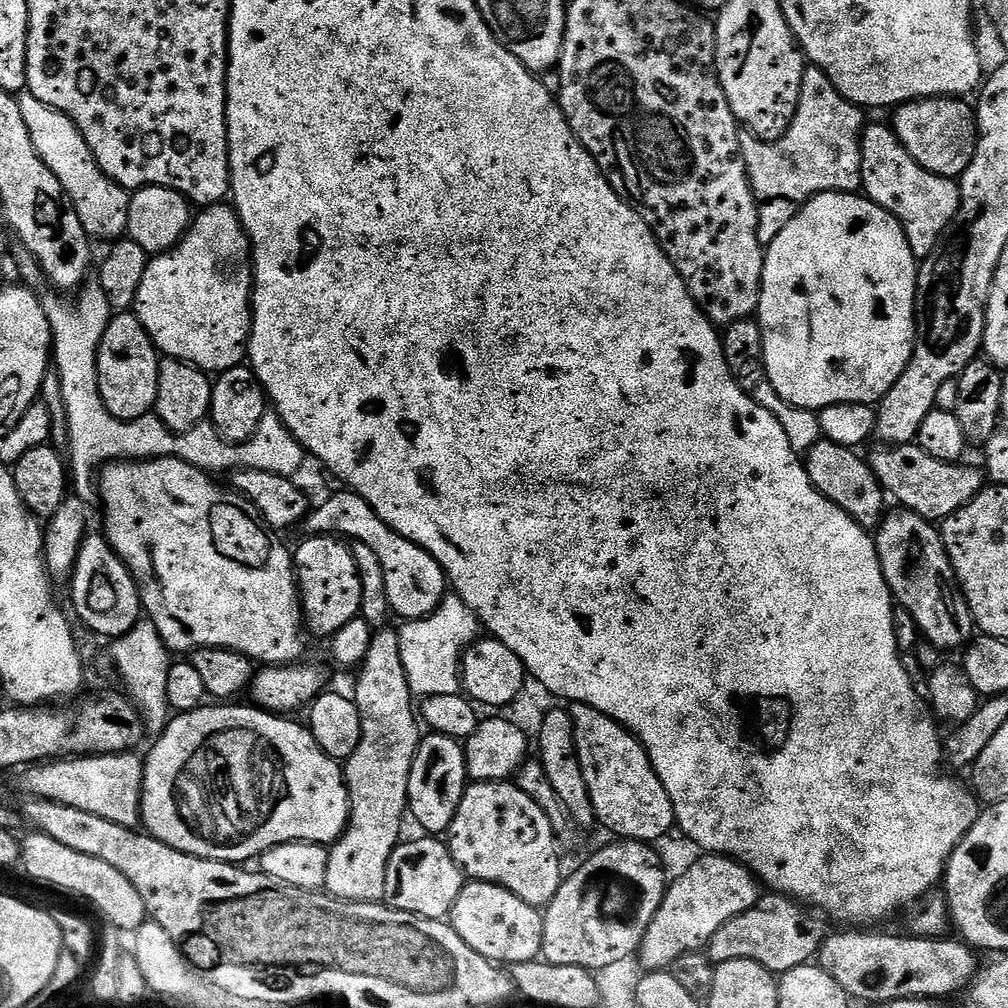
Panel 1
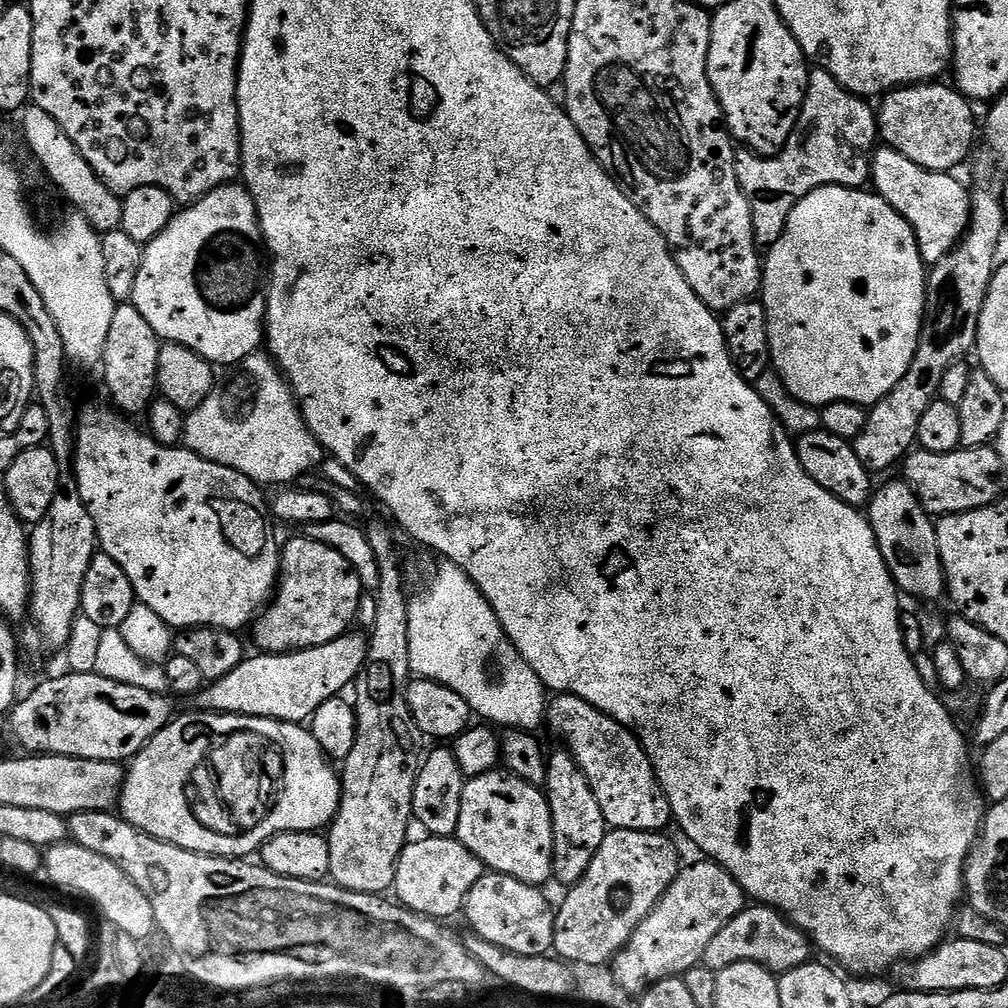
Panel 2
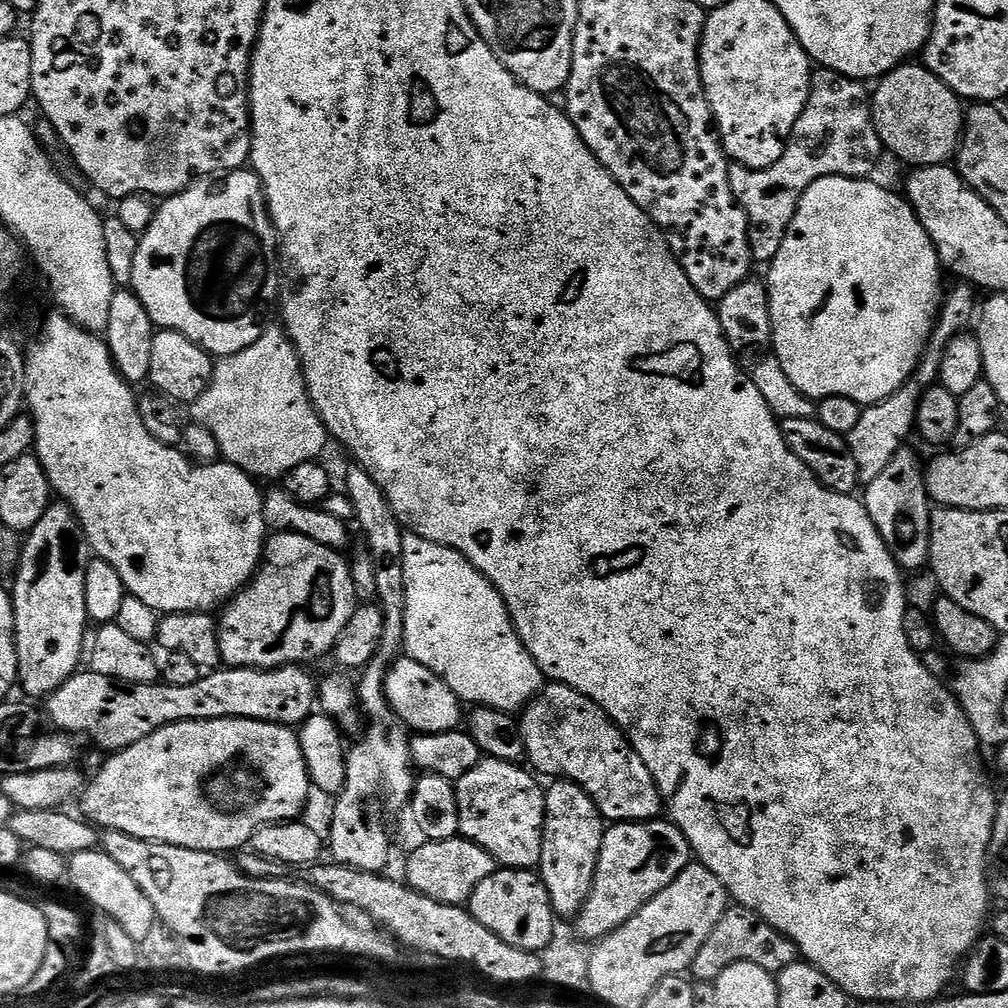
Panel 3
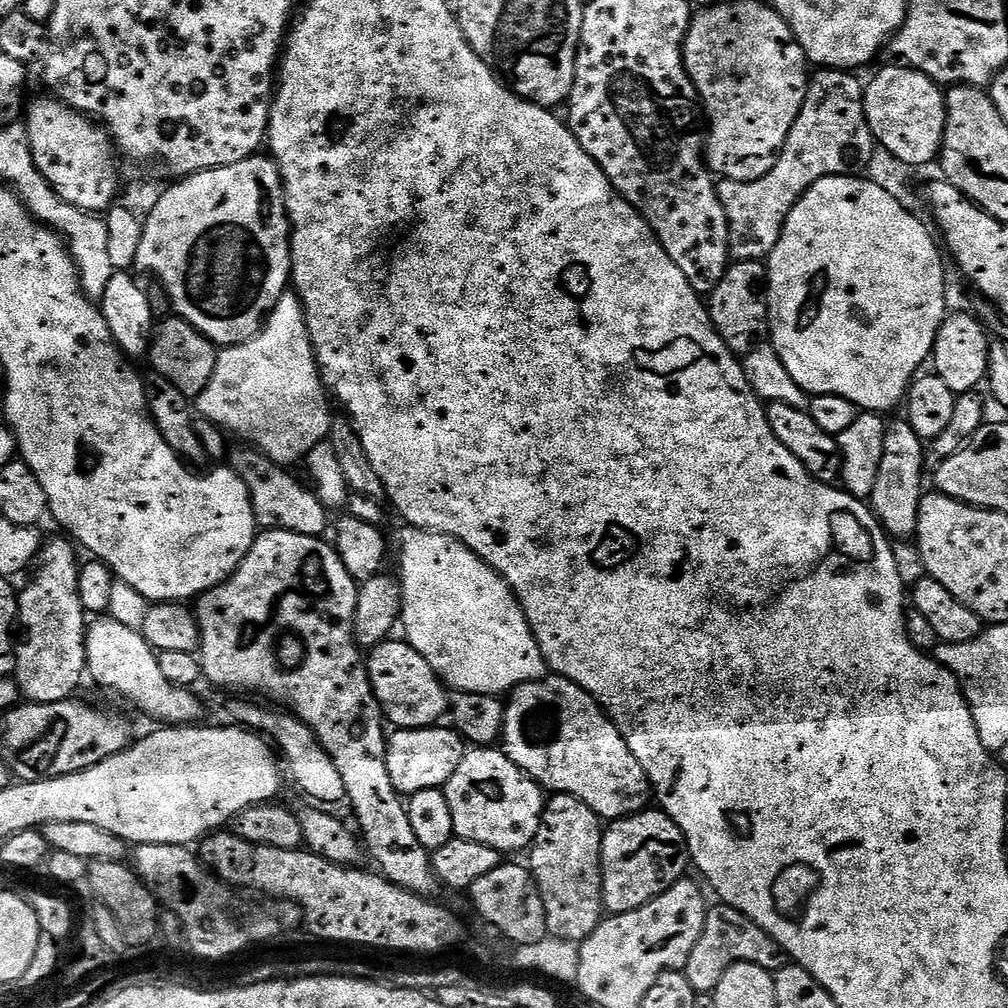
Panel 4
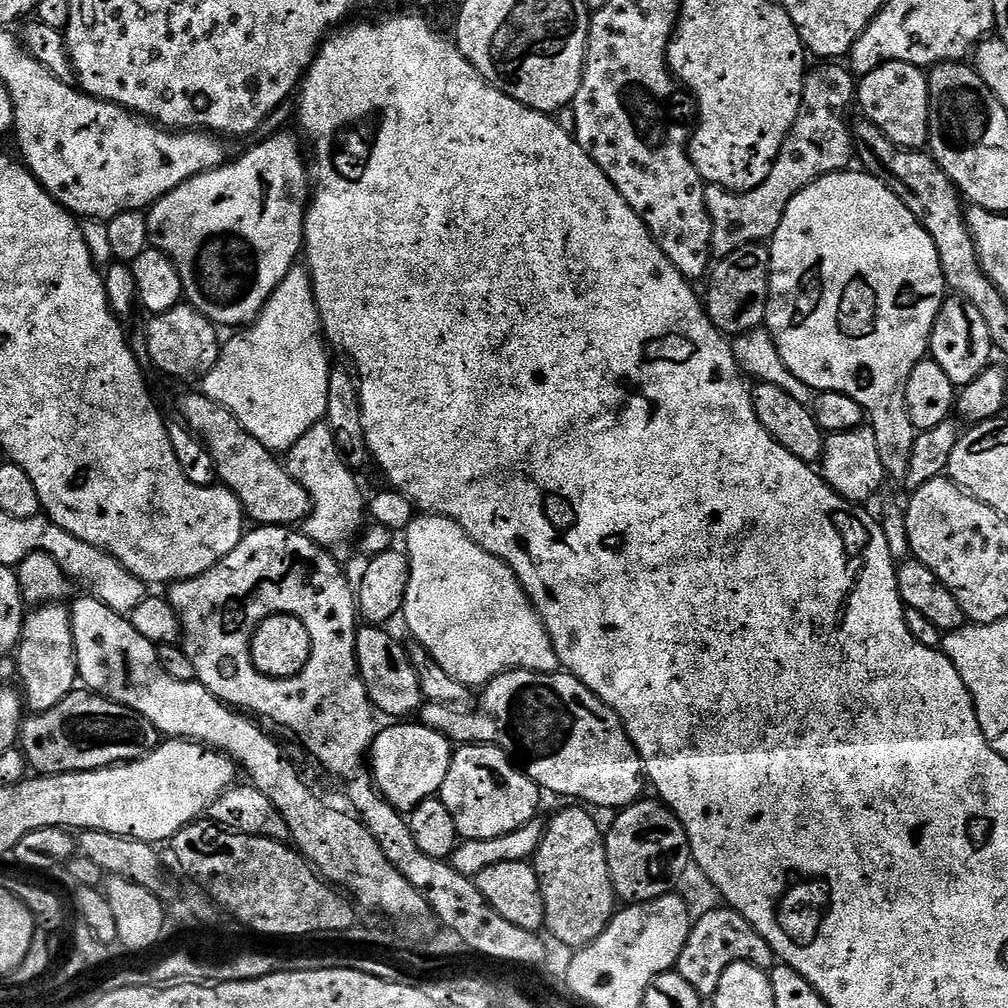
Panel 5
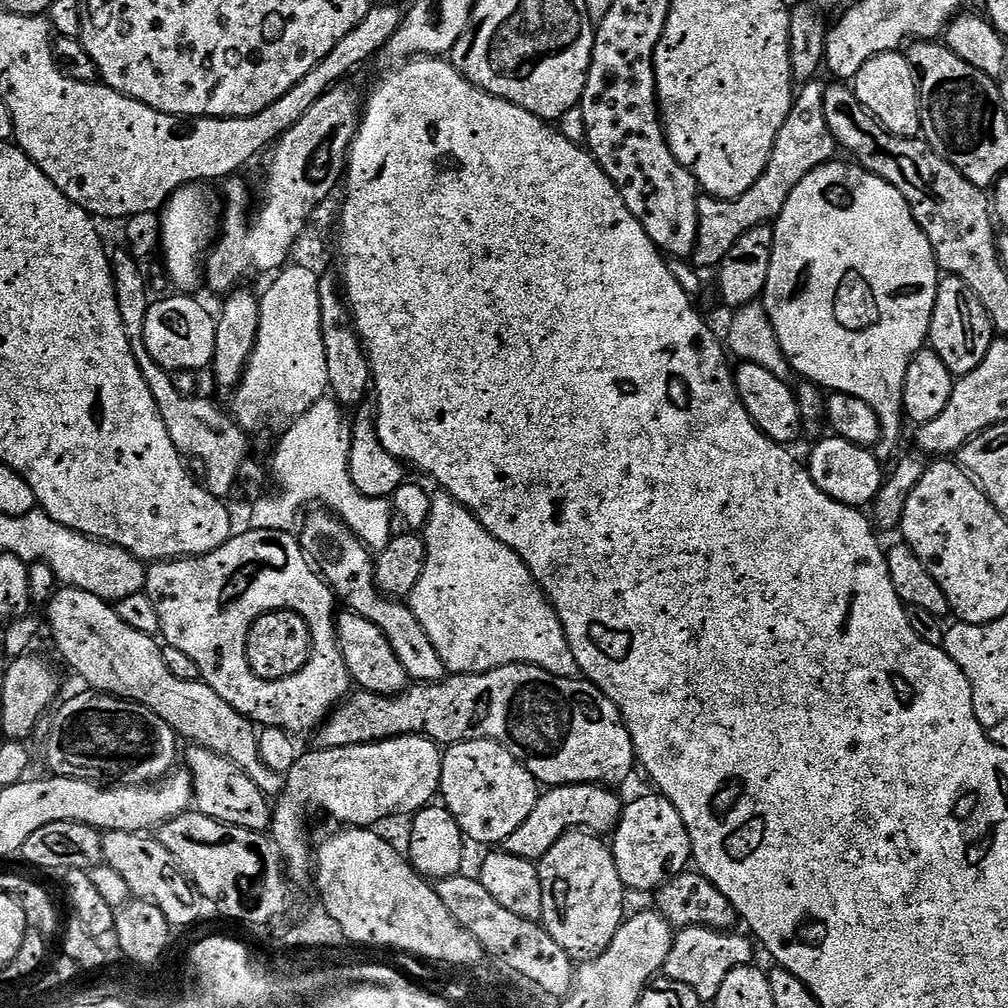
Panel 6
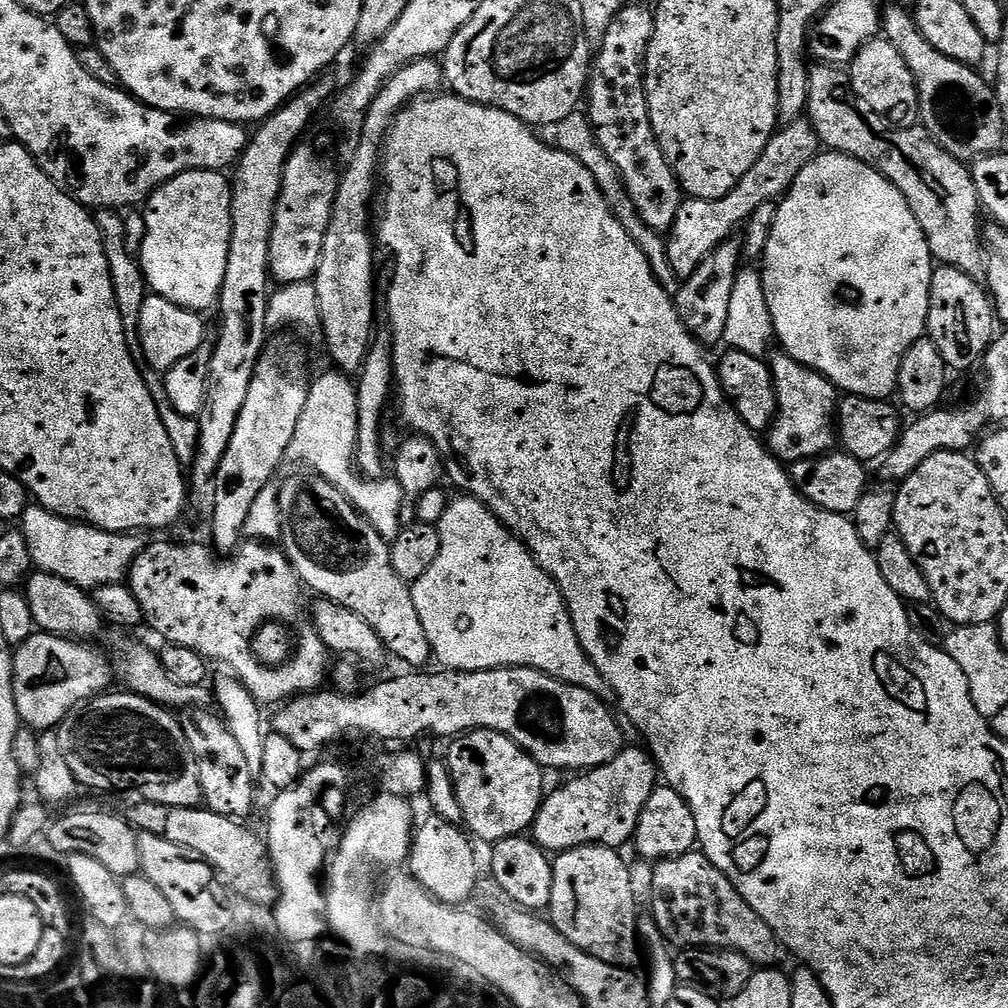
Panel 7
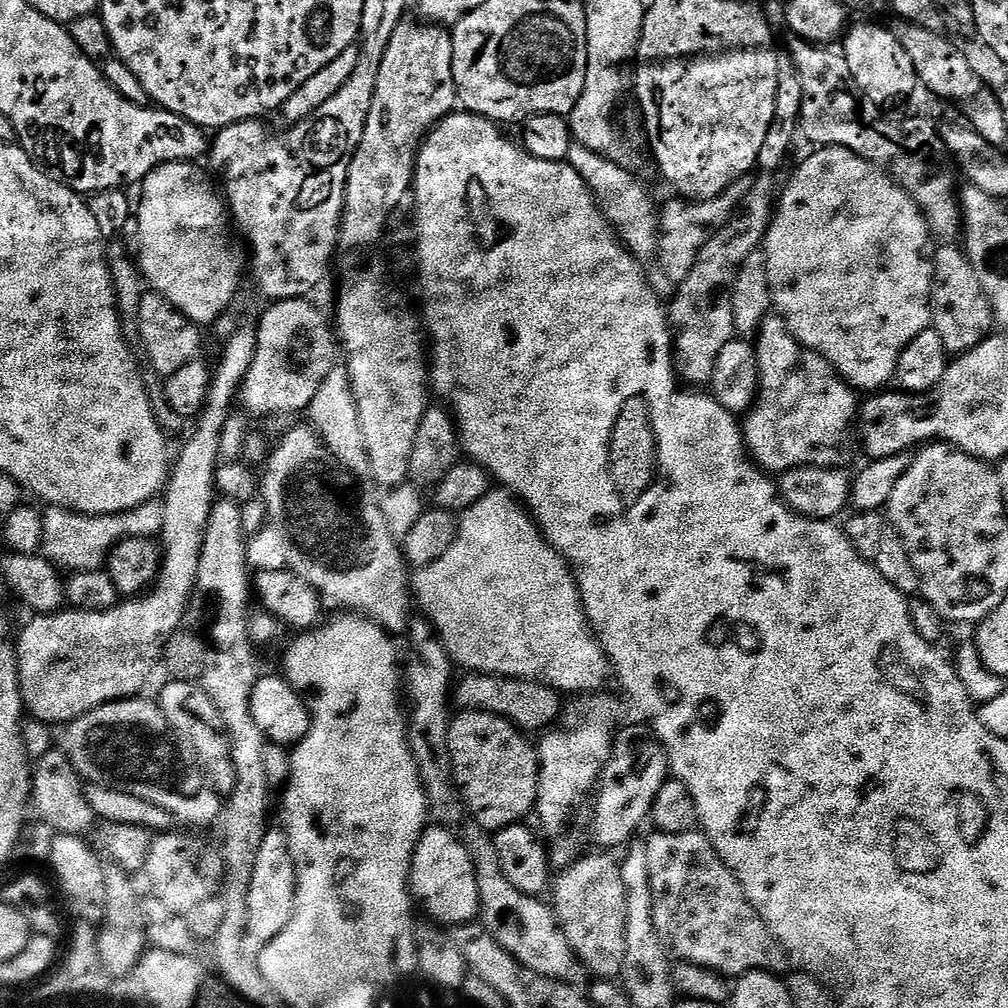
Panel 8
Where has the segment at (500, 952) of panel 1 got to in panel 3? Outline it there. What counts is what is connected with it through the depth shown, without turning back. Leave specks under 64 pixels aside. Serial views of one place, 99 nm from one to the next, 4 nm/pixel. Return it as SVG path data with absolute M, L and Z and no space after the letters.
M501 867L474 890L466 905L469 912L486 930L494 930L502 942L518 946L518 950L540 954L558 936L558 917L552 909L550 894L535 871L526 868Z

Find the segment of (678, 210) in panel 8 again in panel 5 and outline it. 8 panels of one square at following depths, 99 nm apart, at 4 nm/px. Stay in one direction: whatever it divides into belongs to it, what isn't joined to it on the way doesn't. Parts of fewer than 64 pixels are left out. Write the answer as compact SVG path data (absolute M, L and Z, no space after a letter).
M820 62L816 69L804 77L802 102L798 118L784 139L782 150L766 174L766 182L749 192L727 192L722 186L709 184L705 187L706 210L712 223L712 254L719 258L742 250L747 244L764 244L786 214L786 206L806 186L831 172L843 172L854 160L854 141L849 121L844 121L844 112L854 104L854 77L840 62Z

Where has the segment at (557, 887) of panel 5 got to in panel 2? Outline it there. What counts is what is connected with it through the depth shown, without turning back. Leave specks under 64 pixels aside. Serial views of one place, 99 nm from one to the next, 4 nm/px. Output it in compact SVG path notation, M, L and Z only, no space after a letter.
M559 750L547 757L548 769L546 770L546 795L550 814L552 815L552 829L554 830L554 846L552 847L552 875L558 881L561 880L564 886L576 884L586 874L594 854L598 854L598 846L602 846L604 837L610 829L604 815L602 806L598 806L598 798L594 798L594 790L590 782L584 776L584 771L578 766L578 762L572 757L571 752Z

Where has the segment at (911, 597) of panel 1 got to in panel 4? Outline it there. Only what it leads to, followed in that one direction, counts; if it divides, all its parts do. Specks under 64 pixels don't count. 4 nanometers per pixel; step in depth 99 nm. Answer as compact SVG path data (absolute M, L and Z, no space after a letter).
M907 422L889 423L887 430L882 466L878 466L878 482L874 482L870 507L889 537L912 538L918 526L918 506L926 491L926 444Z

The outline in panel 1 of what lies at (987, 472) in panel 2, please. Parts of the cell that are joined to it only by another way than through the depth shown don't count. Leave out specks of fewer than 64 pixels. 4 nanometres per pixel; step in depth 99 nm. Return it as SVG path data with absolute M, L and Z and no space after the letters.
M913 442L896 447L880 446L870 456L872 472L889 497L897 500L897 505L907 511L916 512L925 520L943 522L950 514L954 514L962 506L969 504L986 486L983 471L971 468L968 462L947 464L922 450Z

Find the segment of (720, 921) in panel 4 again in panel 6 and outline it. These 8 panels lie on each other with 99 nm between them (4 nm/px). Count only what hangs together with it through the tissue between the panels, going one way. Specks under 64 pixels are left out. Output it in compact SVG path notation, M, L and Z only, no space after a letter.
M722 928L679 929L673 935L670 954L666 954L662 969L663 979L682 982L682 986L690 986L690 990L694 990L694 994L698 994L702 1002L715 1001L718 990L722 990L722 982L726 982L726 974L753 963L753 941L745 936L739 936L736 930Z

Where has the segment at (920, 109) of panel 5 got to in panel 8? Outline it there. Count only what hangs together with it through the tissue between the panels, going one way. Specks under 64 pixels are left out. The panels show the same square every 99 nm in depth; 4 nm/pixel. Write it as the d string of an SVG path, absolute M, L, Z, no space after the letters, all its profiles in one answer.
M883 23L854 24L842 37L842 51L846 58L846 66L850 66L850 74L854 74L854 82L858 82L862 94L870 98L870 102L887 106L918 88L914 62L910 62L906 50L902 50L898 38L894 38L890 29Z

